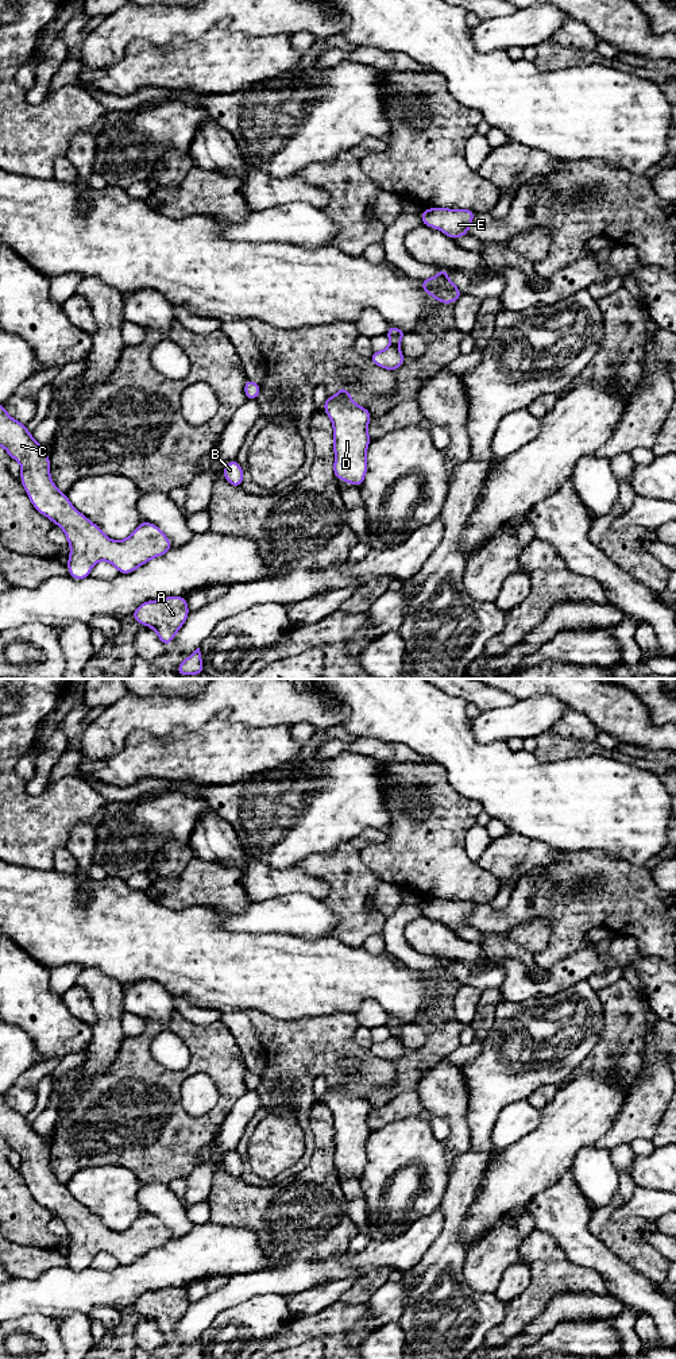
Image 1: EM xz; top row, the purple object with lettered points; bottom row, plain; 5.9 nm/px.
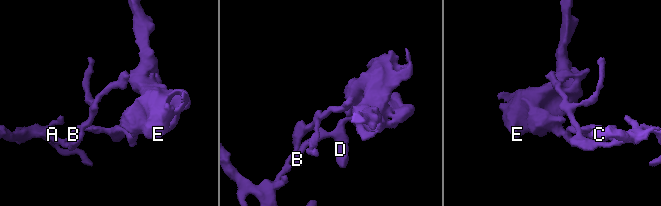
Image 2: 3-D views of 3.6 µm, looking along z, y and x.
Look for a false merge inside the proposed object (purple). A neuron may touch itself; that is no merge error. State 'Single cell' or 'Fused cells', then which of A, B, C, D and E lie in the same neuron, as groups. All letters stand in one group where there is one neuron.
Fused cells. Groups: A B C D / E

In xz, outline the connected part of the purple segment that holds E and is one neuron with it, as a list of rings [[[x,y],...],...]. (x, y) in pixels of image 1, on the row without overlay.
[[[430,899],[421,903],[421,914],[443,922],[455,931],[459,927],[468,926],[475,906],[471,900]]]

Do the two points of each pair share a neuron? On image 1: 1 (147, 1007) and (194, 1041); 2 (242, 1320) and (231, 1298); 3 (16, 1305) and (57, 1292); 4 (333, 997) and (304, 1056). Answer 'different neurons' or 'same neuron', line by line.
1: different neurons
2: different neurons
3: same neuron
4: different neurons

